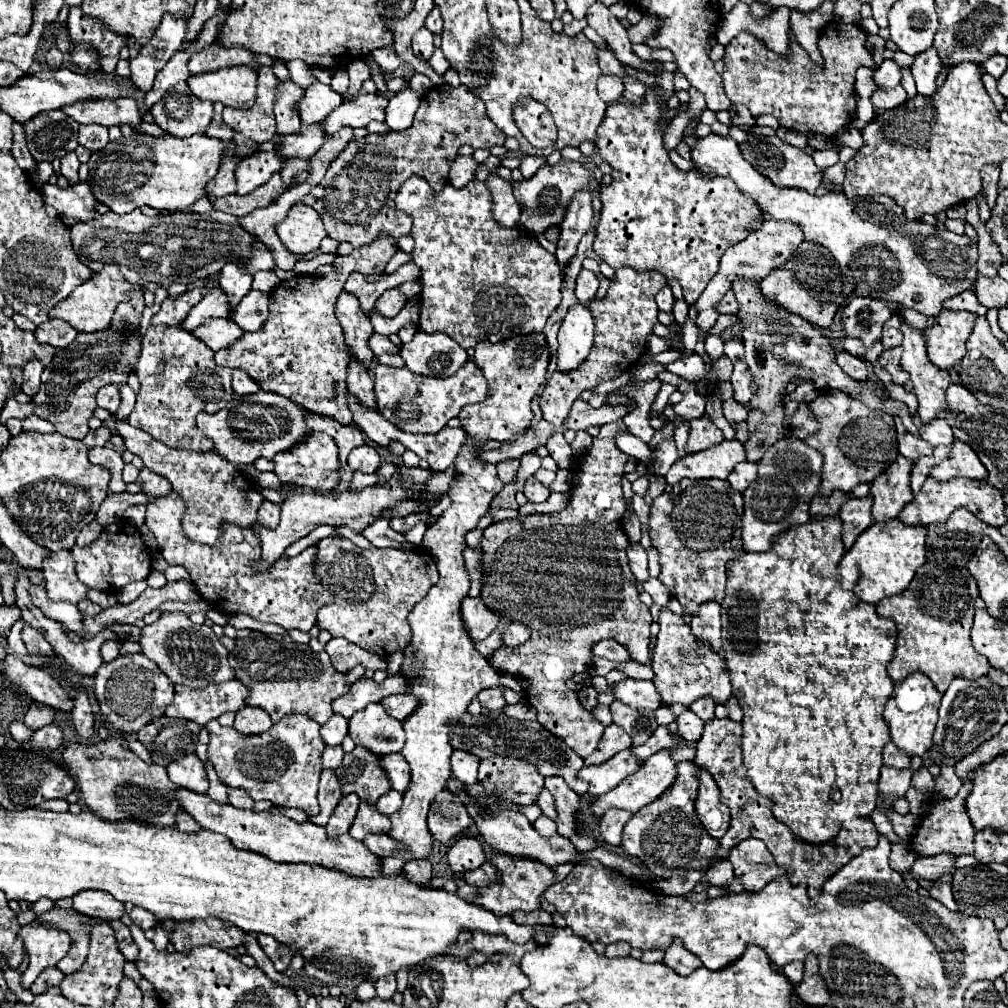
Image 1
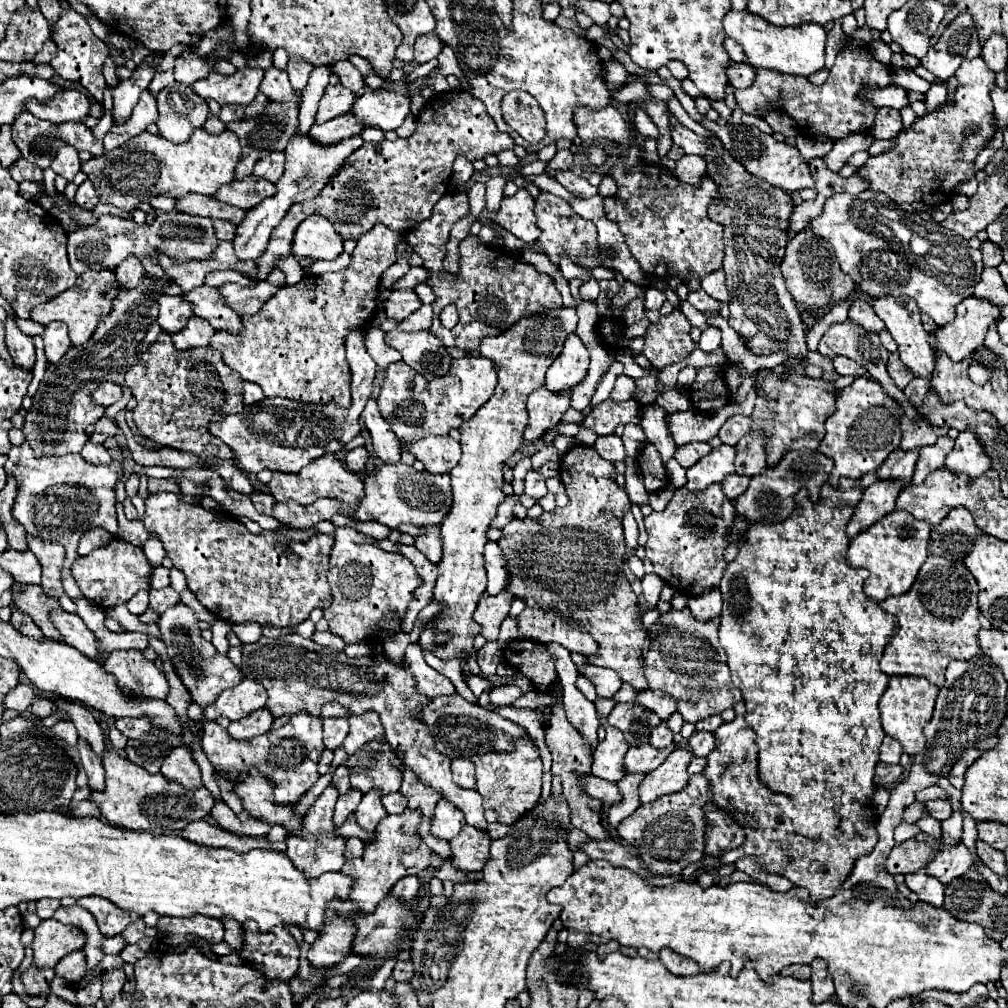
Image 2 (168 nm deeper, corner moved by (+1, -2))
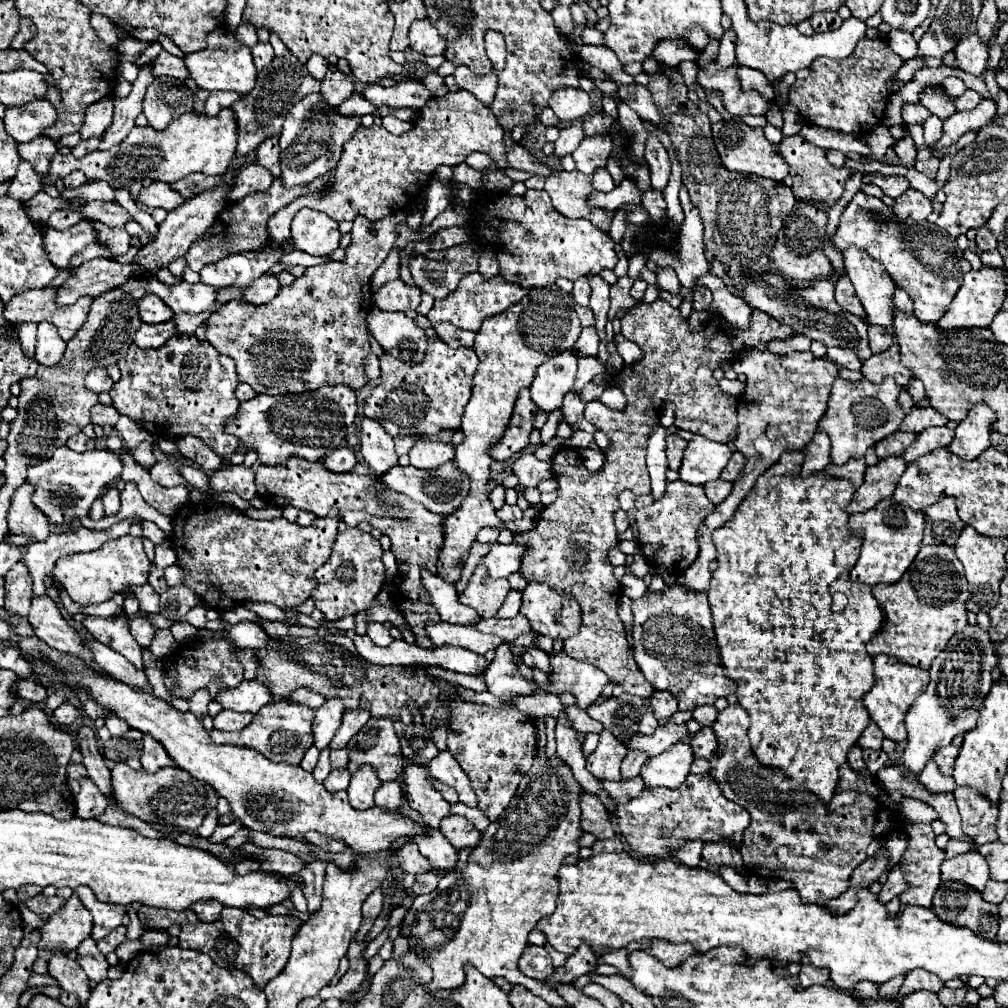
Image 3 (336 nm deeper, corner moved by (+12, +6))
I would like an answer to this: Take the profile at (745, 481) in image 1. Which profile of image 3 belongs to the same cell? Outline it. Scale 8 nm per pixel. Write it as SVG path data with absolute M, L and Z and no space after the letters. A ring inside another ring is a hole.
M712 480L712 484L704 484L706 488L706 496L714 502L714 504L720 504L732 490L732 482L728 480Z

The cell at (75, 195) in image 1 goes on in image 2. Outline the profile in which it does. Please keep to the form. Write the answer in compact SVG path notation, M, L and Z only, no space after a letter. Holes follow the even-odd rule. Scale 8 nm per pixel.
M85 180L85 182L77 188L75 202L77 202L81 208L85 208L85 210L93 210L93 208L97 206L99 198L97 198L97 194L95 194L95 188L93 188L91 180Z

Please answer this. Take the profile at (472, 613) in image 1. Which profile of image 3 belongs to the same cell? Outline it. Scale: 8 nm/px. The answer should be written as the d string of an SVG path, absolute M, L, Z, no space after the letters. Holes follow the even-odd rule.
M476 566L466 590L458 596L464 606L470 606L478 612L480 618L492 618L502 606L506 594L510 592L508 580L492 580L486 574L484 566Z

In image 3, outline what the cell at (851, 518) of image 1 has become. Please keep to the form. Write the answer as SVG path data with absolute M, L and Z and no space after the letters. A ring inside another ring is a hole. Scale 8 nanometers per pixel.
M890 456L870 466L866 470L864 484L854 492L854 498L848 504L846 512L848 514L864 512L874 508L880 500L890 498L904 470L906 470L906 462L902 456Z

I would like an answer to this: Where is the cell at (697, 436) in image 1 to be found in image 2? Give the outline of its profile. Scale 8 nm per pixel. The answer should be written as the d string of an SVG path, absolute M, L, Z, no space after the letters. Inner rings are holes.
M689 442L689 444L683 444L683 446L677 448L675 460L683 468L691 468L699 458L703 458L709 452L711 452L711 446L707 442Z

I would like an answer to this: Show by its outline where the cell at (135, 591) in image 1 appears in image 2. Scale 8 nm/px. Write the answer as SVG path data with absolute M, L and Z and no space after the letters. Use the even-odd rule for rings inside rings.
M137 592L131 598L131 602L127 602L127 610L131 614L137 614L137 616L141 616L147 608L149 608L149 594L147 592Z

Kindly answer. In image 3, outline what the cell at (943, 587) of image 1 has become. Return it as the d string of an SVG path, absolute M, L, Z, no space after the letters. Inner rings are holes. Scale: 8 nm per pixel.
M922 546L914 564L896 584L876 584L872 594L884 610L884 626L866 644L870 656L886 654L928 670L948 640L968 626L964 604L970 592L964 580L964 568L950 546Z

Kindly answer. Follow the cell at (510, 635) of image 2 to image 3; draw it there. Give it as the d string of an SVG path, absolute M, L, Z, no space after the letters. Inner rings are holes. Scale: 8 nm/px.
M510 590L510 594L506 596L504 604L500 606L500 610L496 612L494 618L498 620L504 620L504 618L514 618L520 610L520 604L522 604L522 592L516 592L516 590Z

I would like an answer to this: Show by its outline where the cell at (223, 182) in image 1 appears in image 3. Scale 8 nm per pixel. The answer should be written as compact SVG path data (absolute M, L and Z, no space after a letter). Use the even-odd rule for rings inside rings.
M286 54L282 58L274 58L272 66L262 70L256 80L256 88L248 92L240 102L232 104L232 112L238 124L238 146L236 146L236 156L248 156L262 144L266 138L280 136L282 132L282 122L284 116L290 112L290 108L302 100L306 94L320 92L320 82L314 80L306 66L294 56Z

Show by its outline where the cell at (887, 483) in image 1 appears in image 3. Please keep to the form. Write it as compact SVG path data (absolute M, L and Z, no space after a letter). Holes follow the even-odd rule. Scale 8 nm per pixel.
M894 432L892 436L880 440L880 444L874 446L878 460L884 460L888 456L902 456L904 450L914 442L916 434L910 432Z

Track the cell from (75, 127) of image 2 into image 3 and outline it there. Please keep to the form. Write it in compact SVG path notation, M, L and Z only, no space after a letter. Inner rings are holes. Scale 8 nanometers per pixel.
M48 100L6 108L4 124L16 142L32 142L42 136L44 128L56 124L56 108Z

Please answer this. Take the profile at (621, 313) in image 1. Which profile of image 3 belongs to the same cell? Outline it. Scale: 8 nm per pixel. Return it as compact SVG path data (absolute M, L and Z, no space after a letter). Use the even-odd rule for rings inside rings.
M522 388L514 406L514 414L504 432L504 438L492 448L492 458L498 462L508 460L516 452L522 452L530 442L530 432L534 430L534 416L538 414L536 404L532 404L530 390Z

